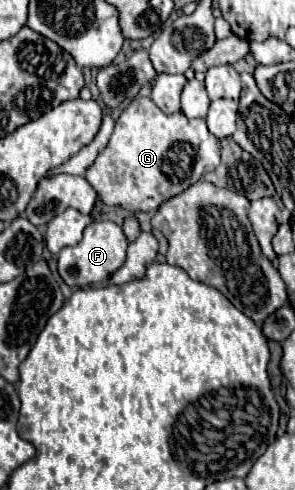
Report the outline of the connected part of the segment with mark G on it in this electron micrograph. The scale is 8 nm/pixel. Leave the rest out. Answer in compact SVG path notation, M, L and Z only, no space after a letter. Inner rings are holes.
M134 98L130 106L116 120L114 134L108 146L100 152L96 162L86 170L86 180L98 192L98 198L108 206L122 206L130 212L156 212L164 200L178 196L196 184L206 172L220 164L218 138L208 132L204 118L188 120L182 112L164 114L150 98Z

